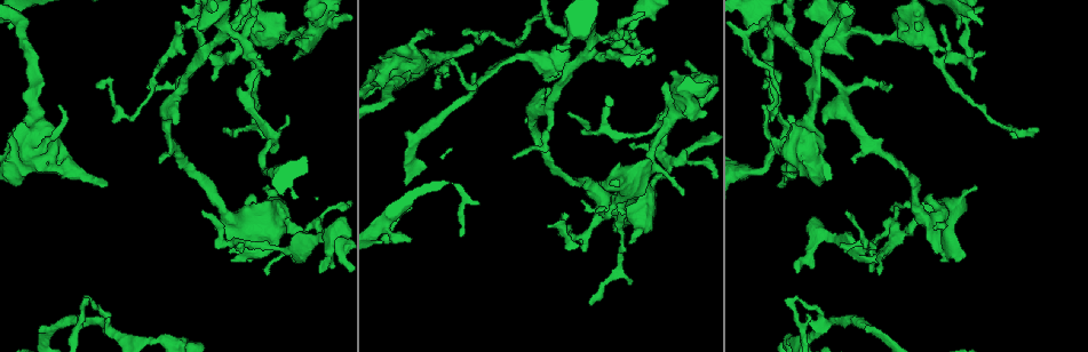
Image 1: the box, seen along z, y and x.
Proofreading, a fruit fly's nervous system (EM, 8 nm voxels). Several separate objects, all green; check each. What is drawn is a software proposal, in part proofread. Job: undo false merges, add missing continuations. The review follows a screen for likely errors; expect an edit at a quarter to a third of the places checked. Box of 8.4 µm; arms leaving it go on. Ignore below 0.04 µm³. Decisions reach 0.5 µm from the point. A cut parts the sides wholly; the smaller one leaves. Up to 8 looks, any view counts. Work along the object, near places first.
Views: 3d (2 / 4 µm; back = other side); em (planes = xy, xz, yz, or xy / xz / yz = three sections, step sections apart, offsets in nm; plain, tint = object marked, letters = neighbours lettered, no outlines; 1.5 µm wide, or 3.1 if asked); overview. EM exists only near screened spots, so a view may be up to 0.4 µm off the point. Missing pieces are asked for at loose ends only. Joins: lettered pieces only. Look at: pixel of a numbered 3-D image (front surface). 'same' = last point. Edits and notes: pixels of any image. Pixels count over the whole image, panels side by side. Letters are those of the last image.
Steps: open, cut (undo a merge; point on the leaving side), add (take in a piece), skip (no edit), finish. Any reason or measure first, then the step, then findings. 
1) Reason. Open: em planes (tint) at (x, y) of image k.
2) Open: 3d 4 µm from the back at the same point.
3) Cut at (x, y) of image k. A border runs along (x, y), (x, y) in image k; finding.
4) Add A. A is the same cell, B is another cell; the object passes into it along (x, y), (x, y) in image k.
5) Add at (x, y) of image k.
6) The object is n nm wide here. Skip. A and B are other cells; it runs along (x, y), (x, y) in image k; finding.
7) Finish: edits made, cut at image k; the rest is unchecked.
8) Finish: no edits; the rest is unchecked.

An open end. Open: 3d 2 µm at (796, 271) of image 1.

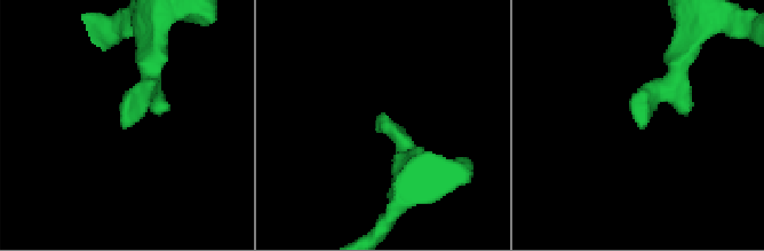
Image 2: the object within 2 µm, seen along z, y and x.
Need the tissue. Open: em xy step 4 (letters) at (123, 124) of image 2.

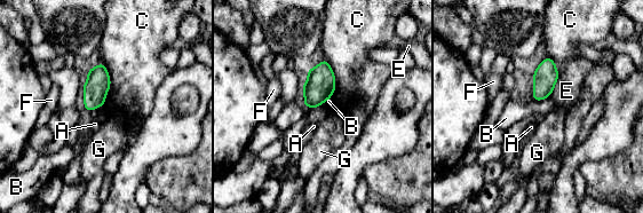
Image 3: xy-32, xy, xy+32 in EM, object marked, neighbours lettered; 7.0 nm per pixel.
Open: em planes (letters) at the same point.

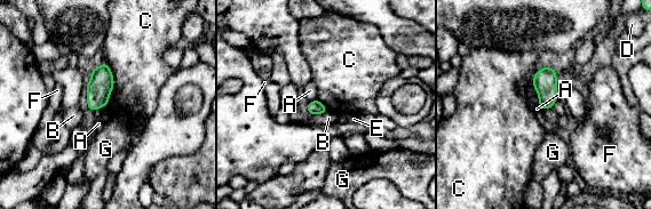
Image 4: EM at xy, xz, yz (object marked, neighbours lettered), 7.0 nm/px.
The longest contact is with C, 320 nm. Skip. A, B, C, D, E, F and G are other cells; a border runs along (317, 98), (309, 102) in image 4; no lettered piece goes on from it.

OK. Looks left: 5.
Tapers out. Open: 3d 4 µm at (103, 187) of image 1.

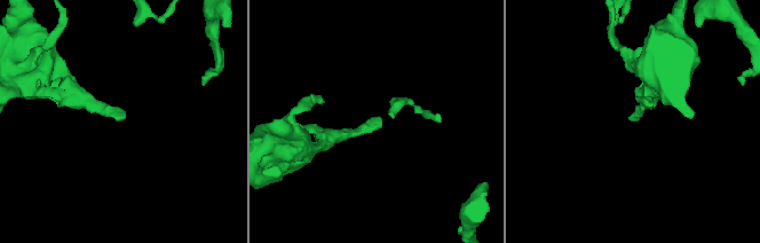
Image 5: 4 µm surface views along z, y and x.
Need the tissue. Open: em xy step 4 (tint) at (122, 119) of image 5.

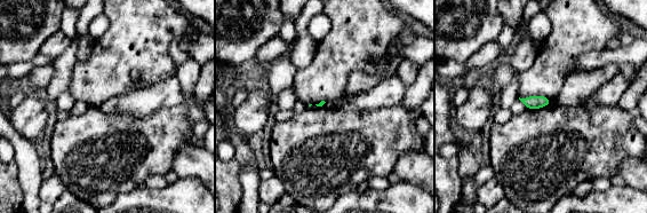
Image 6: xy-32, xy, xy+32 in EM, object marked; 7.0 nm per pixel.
See the neighbours. Open: em xy step 4 (letters) at the same point.

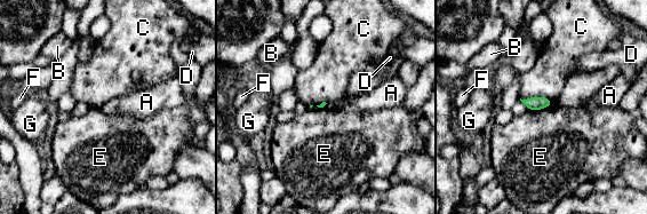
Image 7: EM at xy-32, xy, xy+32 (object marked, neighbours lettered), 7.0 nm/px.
The longest contact is with C, 240 nm. Skip. A, B, C, D, E, F and G are other cells; no lettered piece goes on from it.

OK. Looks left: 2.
Branch stops here. Open: em yz step 4 (letters) at (212, 77) of image 1.

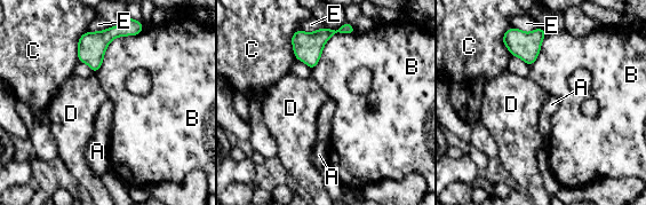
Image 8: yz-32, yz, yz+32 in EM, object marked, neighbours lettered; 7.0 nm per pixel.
Another direction. Open: em planes (letters) at the same point.

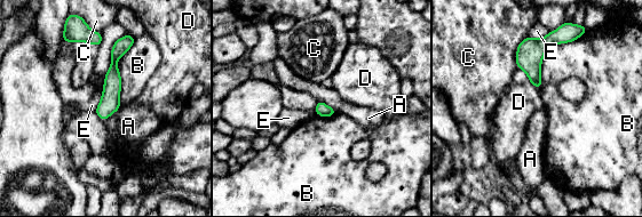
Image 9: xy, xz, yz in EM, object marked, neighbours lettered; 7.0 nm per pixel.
The longest contact is with B, 440 nm. Skip. A, B, C, D and E are other cells; a border runs along (127, 33), (113, 43), (104, 74) in image 9; no lettered piece goes on from it.

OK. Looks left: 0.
Finish: no edits; the rest is unchecked.

